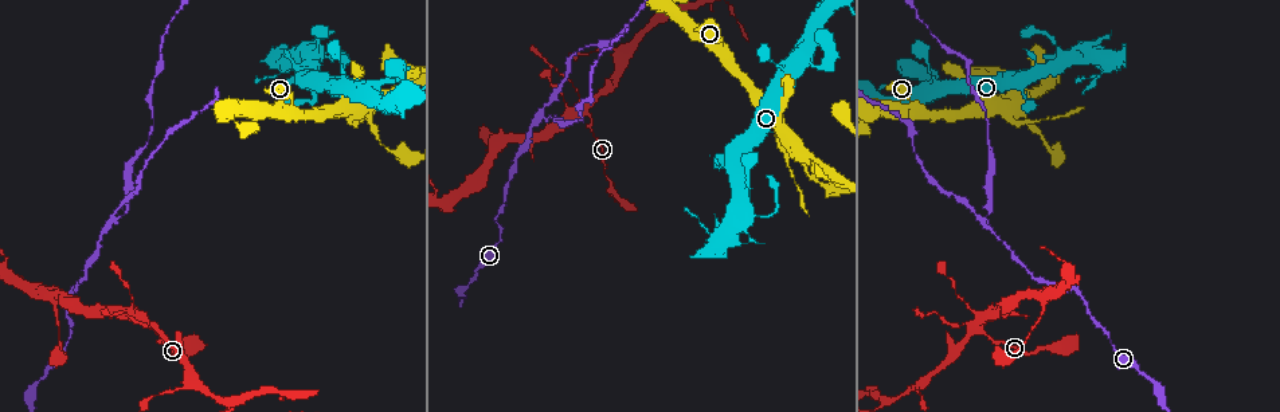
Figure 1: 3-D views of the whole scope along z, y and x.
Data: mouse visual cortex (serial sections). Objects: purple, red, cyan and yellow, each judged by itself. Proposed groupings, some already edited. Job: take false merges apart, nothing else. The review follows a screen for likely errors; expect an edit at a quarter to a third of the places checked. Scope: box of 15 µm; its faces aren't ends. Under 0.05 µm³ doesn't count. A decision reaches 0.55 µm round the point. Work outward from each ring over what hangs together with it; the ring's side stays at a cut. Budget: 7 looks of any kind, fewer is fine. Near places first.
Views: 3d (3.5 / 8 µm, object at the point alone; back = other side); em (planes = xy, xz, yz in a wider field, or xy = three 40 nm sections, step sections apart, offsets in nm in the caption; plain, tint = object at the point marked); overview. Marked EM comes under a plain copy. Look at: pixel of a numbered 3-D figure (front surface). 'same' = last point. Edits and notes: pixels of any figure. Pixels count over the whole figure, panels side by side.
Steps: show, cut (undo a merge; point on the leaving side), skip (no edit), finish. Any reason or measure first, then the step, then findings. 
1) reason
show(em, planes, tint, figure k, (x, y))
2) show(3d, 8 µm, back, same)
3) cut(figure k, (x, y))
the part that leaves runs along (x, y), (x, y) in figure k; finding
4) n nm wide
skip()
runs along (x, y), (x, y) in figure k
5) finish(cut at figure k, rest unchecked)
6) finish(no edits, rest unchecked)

three arms meet
show(3d, 3.5 µm, figure 1, (982, 329))

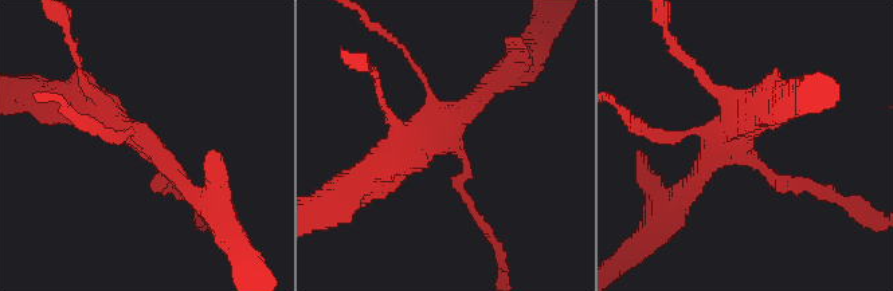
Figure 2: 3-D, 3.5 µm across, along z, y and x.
show(em, planes, tint, figure 2, (737, 144))

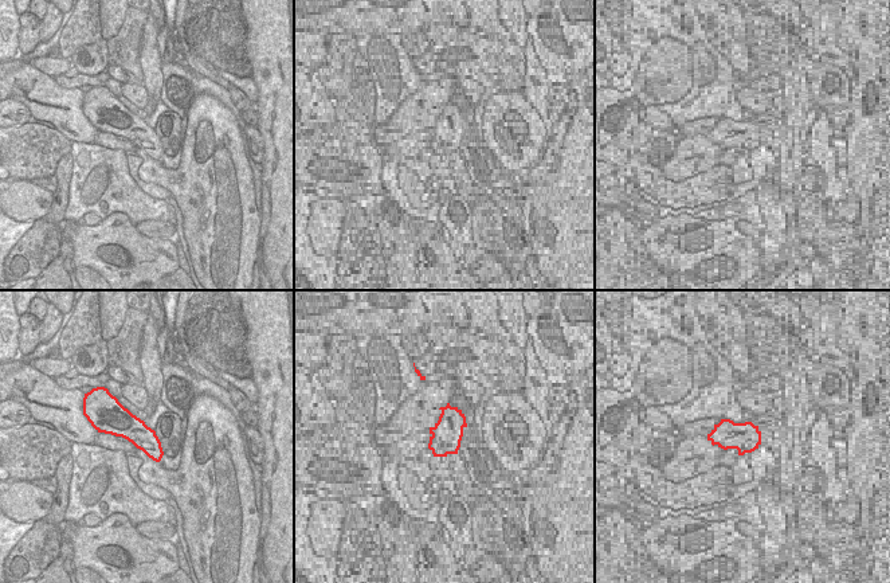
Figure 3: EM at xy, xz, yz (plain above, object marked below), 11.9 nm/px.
skip()
runs along (172, 184), (144, 142), (77, 102) in figure 2; all the same cell

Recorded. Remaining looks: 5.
side arm on a straight run
show(3d, 8 µm, figure 1, (111, 225))

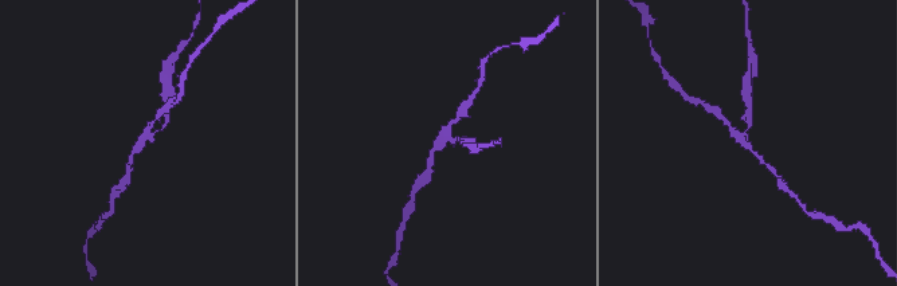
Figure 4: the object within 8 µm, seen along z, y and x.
3 arms; arms of 100, 150, 150 nm
show(em, xy, step 5, tint, figure 4, (142, 140))

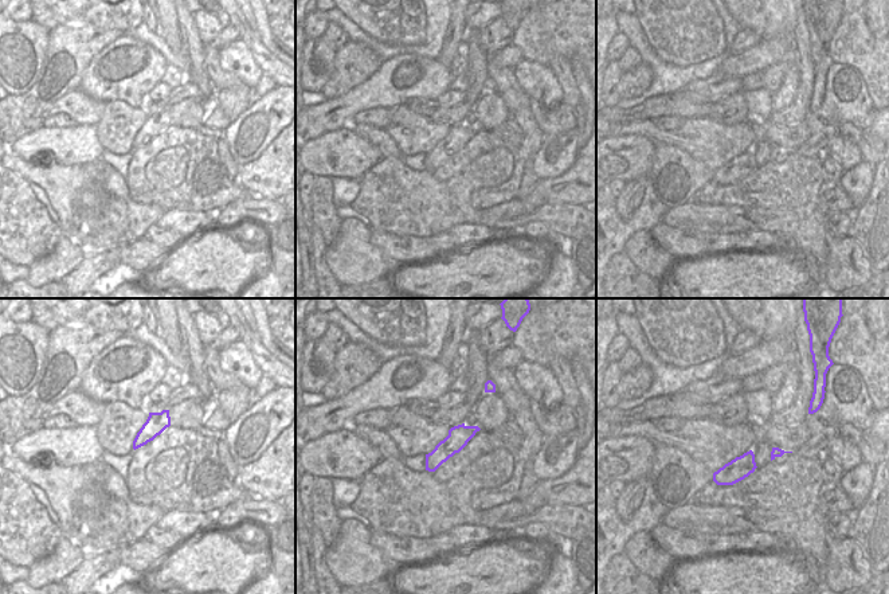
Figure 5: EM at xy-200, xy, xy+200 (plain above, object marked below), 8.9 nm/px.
cut(figure 4, (748, 112))
the part that leaves runs along (744, 134), (751, 120), (747, 94) in figure 4; a second cell is stuck on

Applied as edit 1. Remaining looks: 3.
redraw
show(overview)

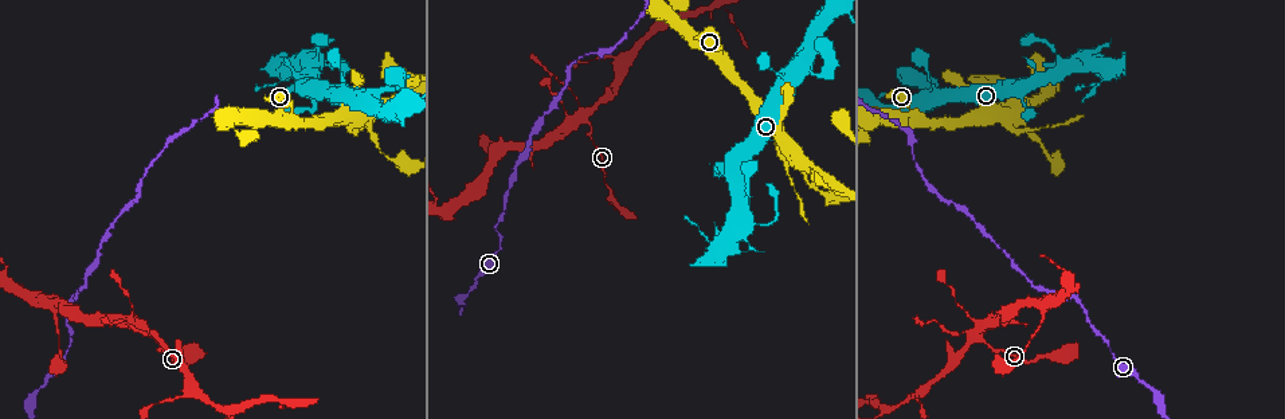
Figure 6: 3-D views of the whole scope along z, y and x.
sudden change in width
show(3d, 3.5 µm, figure 6, (924, 390))

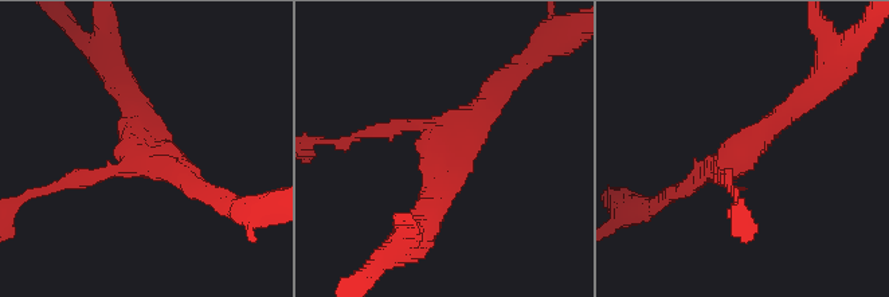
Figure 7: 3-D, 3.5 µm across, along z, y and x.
now the EM
show(em, xy, step 3, tint, figure 7, (738, 159))

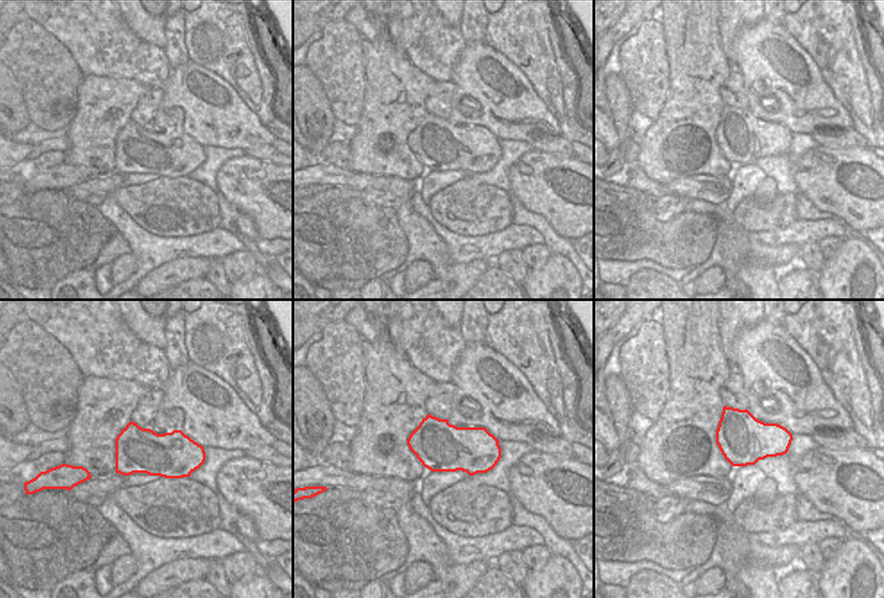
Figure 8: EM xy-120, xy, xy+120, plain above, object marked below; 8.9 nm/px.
skip()
runs along (805, 96), (681, 191) in figure 7; continuous, no second cell

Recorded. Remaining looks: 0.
finish(cut at figure 4, rest unchecked)

